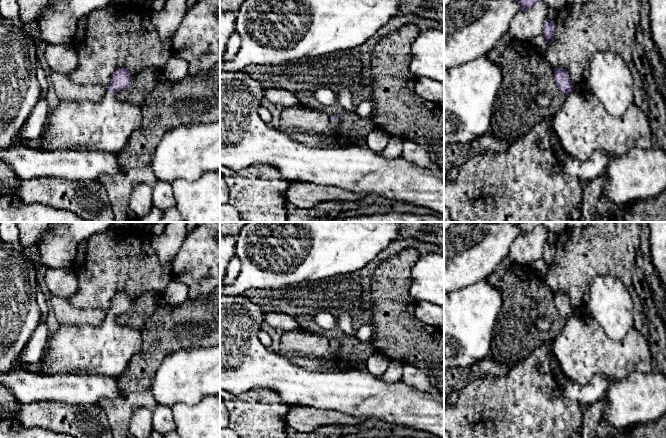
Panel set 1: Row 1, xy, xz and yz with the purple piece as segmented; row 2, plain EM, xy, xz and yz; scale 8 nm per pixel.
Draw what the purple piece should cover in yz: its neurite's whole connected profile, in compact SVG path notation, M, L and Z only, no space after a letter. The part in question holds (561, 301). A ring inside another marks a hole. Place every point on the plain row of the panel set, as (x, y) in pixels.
M555 291L554 306L566 323L552 342L552 352L557 359L563 375L580 385L587 385L596 375L603 375L610 382L622 380L631 373L649 373L652 371L648 340L634 327L619 341L609 338L600 324L583 312L577 315L570 305L568 296Z

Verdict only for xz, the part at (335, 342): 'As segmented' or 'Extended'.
Extended

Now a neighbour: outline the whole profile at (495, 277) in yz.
M509 257L503 259L502 262L496 267L496 269L487 278L488 283L493 287L497 287L500 280L503 278L507 269L511 265L511 263L512 261L509 259Z

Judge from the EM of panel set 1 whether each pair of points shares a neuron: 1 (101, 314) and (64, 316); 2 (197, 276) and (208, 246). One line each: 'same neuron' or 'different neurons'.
1: same neuron
2: same neuron

